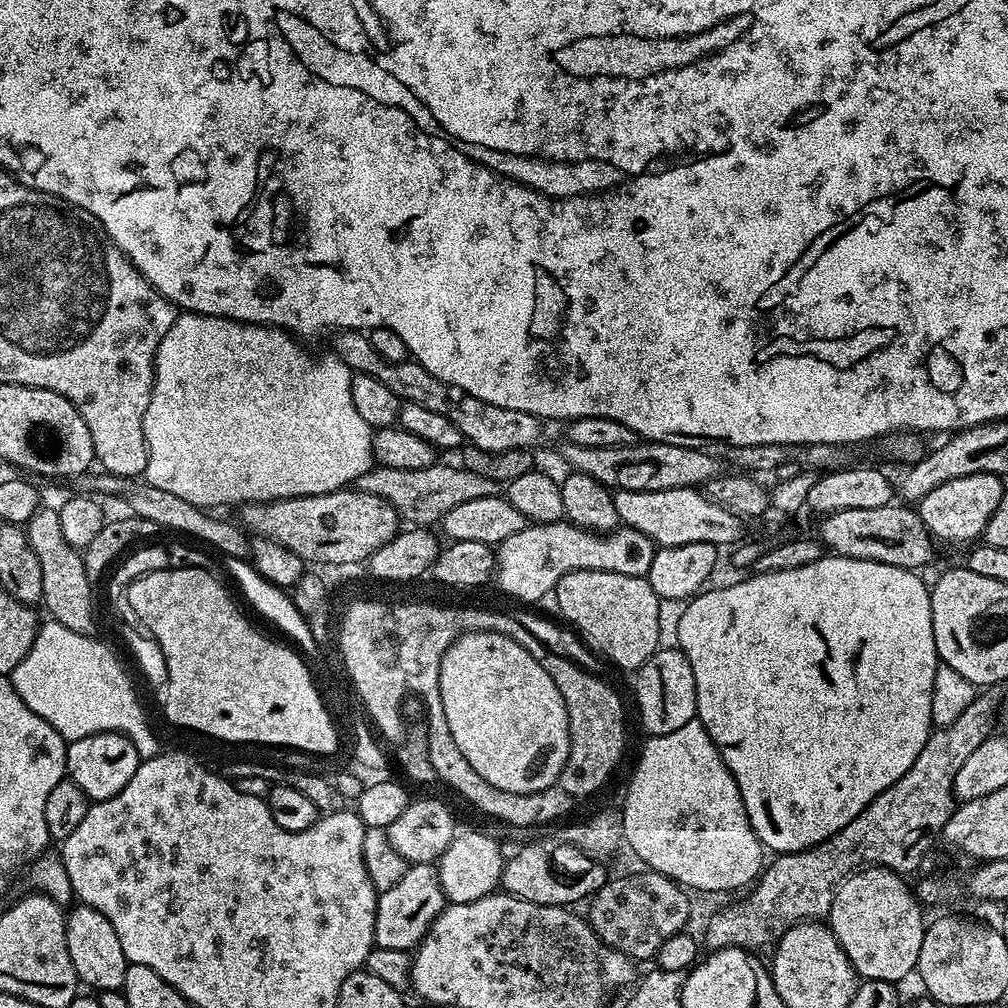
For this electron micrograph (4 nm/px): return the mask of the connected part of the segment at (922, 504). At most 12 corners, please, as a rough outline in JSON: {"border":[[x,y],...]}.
{"border":[[989,472],[930,490],[918,511],[933,541],[971,545],[998,510]]}

